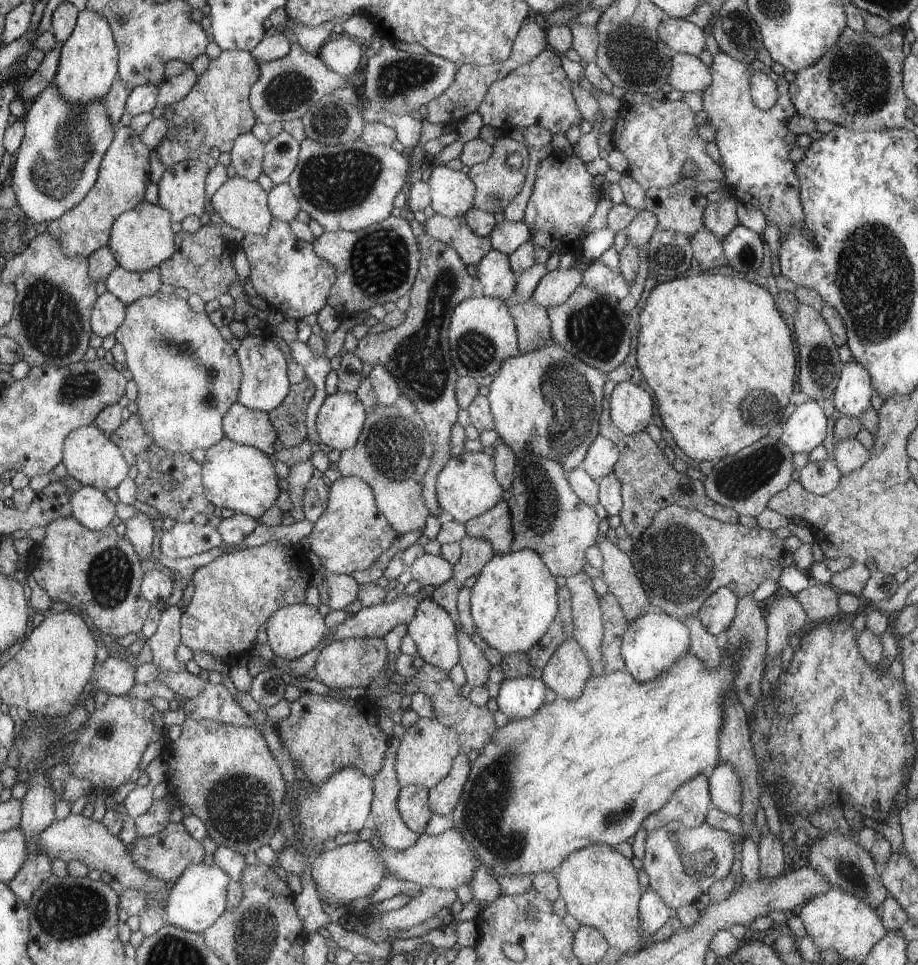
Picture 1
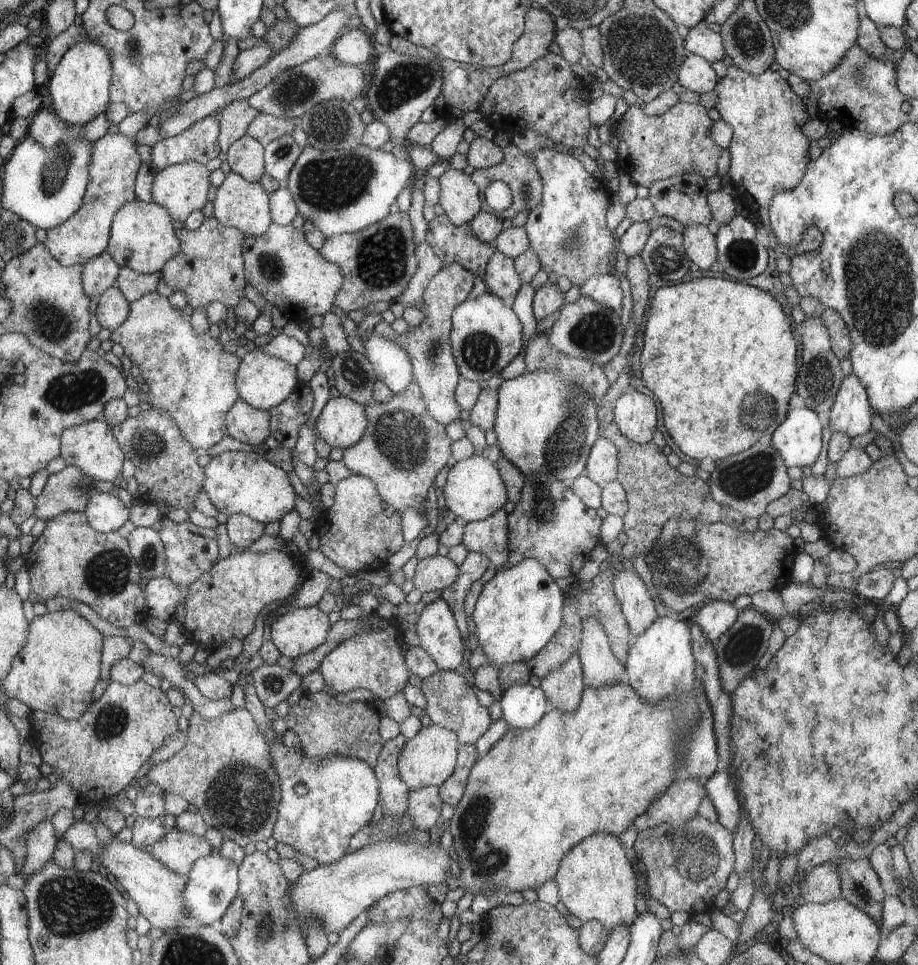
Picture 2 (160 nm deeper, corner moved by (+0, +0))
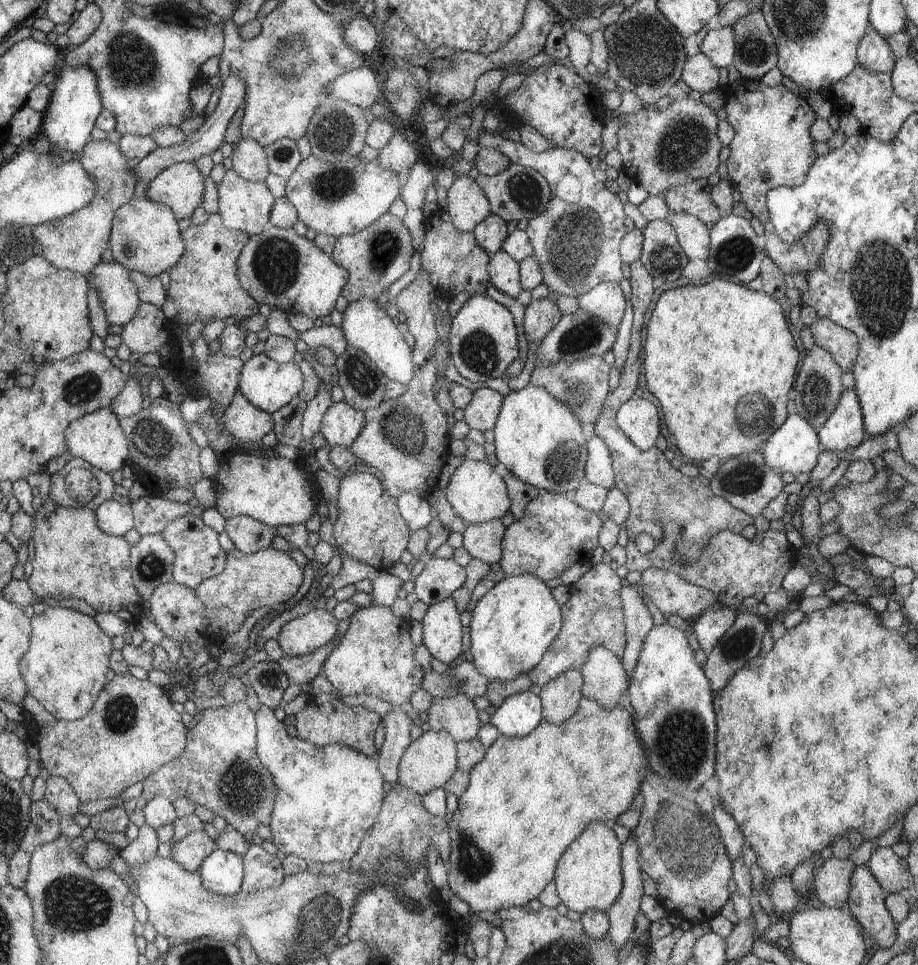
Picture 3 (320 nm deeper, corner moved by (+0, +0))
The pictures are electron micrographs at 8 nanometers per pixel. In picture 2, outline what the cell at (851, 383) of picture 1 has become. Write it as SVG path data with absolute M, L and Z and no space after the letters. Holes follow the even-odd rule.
M853 373L846 376L830 411L832 433L842 432L852 439L864 435L871 430L874 415L860 378Z

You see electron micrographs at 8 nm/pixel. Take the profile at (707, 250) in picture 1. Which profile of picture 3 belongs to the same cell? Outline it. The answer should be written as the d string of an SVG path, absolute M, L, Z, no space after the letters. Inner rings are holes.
M677 212L670 214L670 225L674 228L676 237L678 238L678 243L689 260L708 260L711 244L710 228L706 227L704 222L701 222L691 214Z

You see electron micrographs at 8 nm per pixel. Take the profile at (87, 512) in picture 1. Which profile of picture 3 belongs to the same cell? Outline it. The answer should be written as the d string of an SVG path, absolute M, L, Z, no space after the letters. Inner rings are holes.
M108 499L95 509L100 528L109 535L123 537L128 531L135 528L135 516L132 516L130 503L120 504Z

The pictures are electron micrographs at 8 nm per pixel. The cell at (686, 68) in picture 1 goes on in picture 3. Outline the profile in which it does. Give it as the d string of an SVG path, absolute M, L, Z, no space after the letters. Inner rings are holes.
M702 52L686 60L681 78L692 90L698 90L700 93L721 88L719 67Z

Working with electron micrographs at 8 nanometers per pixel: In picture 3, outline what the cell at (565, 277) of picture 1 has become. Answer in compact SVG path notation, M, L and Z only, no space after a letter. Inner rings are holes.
M542 298L540 300L532 300L529 306L525 307L525 318L523 322L524 334L526 339L530 343L540 344L541 341L548 335L548 332L552 331L552 328L556 327L556 324L560 323L562 319L562 314L554 302L550 302L548 298Z

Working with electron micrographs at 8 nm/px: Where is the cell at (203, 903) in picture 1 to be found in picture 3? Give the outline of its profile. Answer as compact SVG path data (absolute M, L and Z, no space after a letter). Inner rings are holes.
M217 849L200 866L204 888L218 896L234 896L242 891L244 872L243 856Z

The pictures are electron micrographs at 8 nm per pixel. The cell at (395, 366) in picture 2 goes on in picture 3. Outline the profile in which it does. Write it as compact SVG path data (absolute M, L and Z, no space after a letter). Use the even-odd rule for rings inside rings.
M364 298L364 300L356 300L356 302L348 304L343 313L341 330L348 345L362 350L390 381L400 382L407 386L410 380L415 378L412 348L402 338L394 320L375 300Z

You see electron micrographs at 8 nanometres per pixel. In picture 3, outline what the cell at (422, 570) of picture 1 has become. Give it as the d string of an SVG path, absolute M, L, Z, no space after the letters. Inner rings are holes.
M428 557L424 570L414 581L414 594L418 601L424 602L428 607L448 599L467 581L467 570L456 564L453 559L445 560L444 558Z

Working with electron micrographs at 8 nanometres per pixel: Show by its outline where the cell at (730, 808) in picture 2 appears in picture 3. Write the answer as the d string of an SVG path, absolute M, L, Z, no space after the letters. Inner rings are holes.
M717 802L711 816L719 829L722 843L728 850L730 861L740 859L743 856L742 848L746 846L745 838L738 823L732 818L732 814L720 802Z

